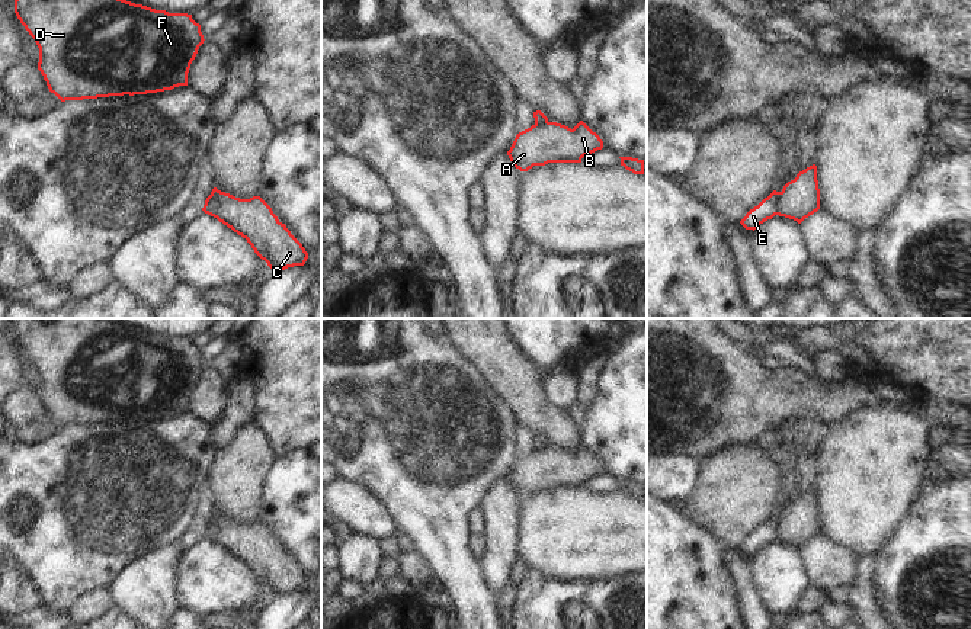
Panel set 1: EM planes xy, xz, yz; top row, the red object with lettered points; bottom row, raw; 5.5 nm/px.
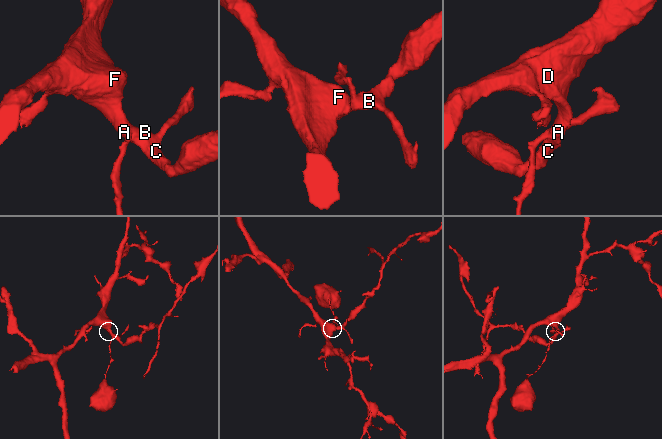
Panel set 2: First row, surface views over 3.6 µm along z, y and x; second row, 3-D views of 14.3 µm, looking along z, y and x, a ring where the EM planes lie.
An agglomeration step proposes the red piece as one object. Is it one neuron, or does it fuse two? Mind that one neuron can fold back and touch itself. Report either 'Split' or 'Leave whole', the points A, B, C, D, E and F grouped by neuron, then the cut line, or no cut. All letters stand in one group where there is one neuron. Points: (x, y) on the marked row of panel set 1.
Split. Groups: A B C D F / E. Split along yz (781, 192), (776, 214)

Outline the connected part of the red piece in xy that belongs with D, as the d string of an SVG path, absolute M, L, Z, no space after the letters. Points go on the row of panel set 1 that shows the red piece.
M15 0L15 13L39 48L38 70L61 102L147 94L188 86L188 73L204 44L201 25L188 13L169 13L126 0Z

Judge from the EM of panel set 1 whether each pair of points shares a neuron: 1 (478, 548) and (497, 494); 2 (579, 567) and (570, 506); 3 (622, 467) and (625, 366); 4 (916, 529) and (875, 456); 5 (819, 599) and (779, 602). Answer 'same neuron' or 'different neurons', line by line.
1: different neurons
2: same neuron
3: same neuron
4: different neurons
5: different neurons

